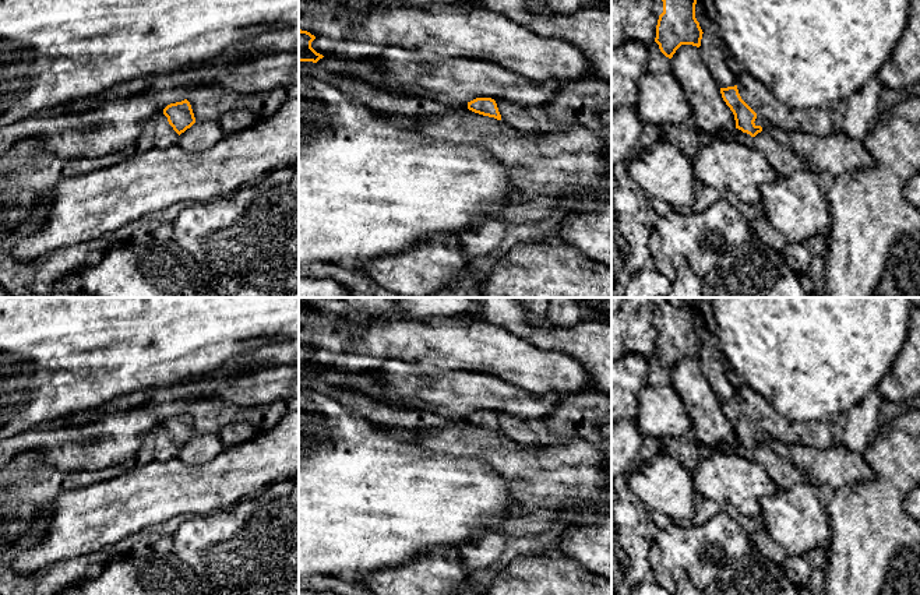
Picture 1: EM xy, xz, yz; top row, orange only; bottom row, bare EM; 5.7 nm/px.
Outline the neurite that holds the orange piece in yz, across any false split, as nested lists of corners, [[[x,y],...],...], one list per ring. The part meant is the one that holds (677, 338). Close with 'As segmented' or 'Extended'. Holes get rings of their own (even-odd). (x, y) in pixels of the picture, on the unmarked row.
[[[648,298],[652,306],[663,314],[663,325],[656,338],[655,355],[660,365],[672,372],[681,358],[699,360],[702,342],[695,331],[697,311],[680,309],[666,298]]]. As segmented

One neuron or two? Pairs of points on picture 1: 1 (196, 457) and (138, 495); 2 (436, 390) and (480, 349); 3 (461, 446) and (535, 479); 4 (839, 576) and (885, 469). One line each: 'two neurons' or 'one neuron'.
1: two neurons
2: two neurons
3: one neuron
4: one neuron

